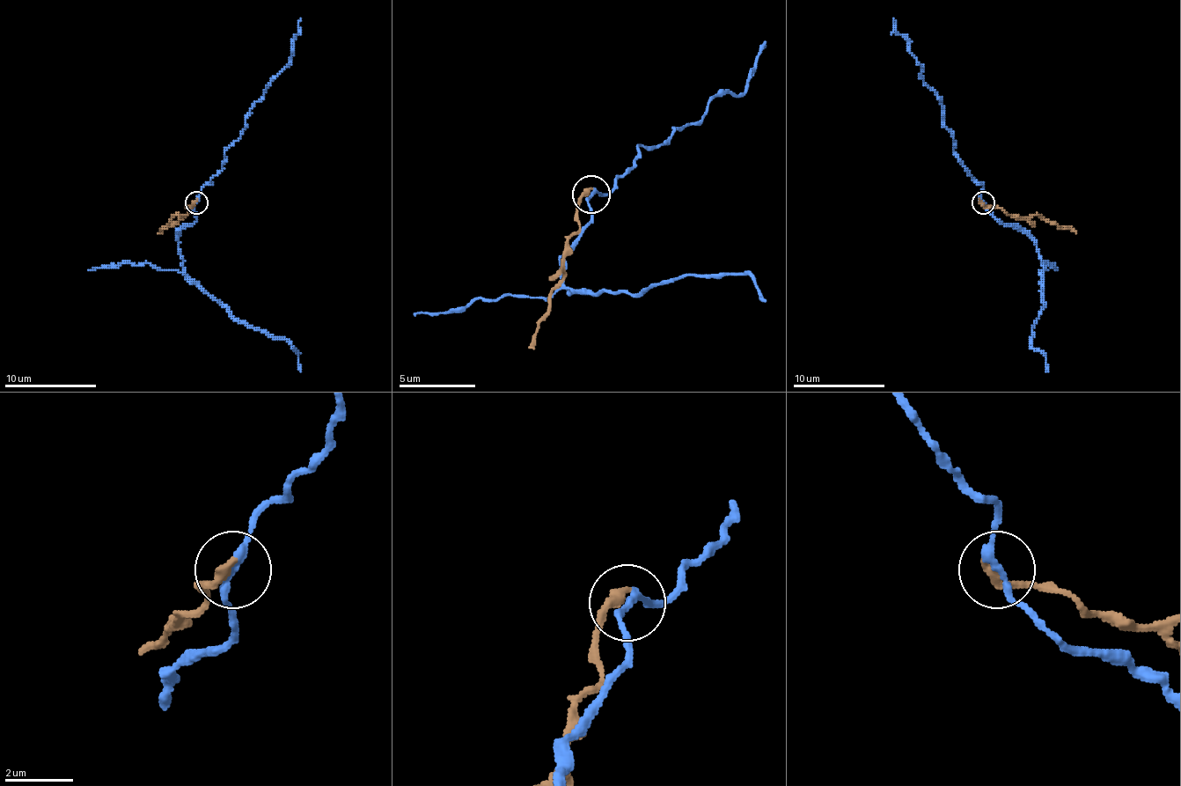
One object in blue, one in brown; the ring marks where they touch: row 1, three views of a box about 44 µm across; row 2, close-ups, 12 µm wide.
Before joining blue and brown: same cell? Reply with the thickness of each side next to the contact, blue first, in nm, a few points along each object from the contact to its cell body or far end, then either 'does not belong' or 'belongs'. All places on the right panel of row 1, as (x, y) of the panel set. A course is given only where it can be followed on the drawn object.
calibres 200 and 320 nm; course blue (984, 203), (1037, 247), (1044, 309), (1032, 337), (1048, 371); course brown (984, 203), (1020, 216), (1037, 215), (1075, 233); does not belong

